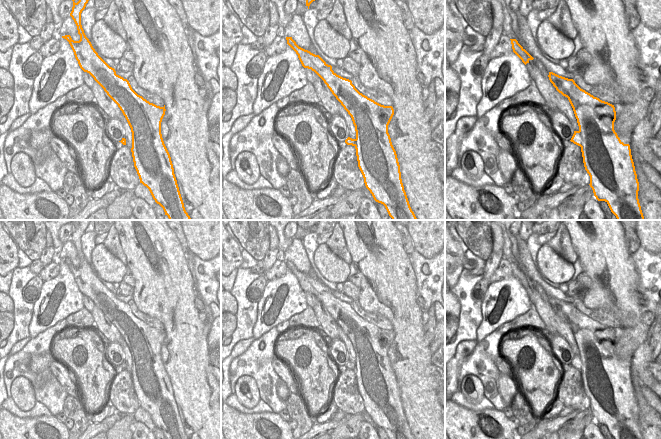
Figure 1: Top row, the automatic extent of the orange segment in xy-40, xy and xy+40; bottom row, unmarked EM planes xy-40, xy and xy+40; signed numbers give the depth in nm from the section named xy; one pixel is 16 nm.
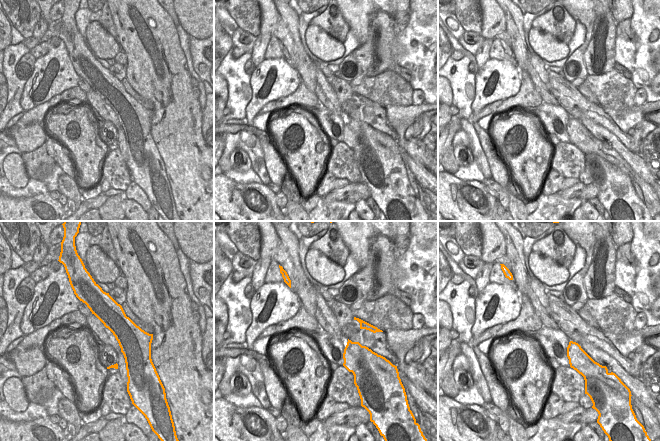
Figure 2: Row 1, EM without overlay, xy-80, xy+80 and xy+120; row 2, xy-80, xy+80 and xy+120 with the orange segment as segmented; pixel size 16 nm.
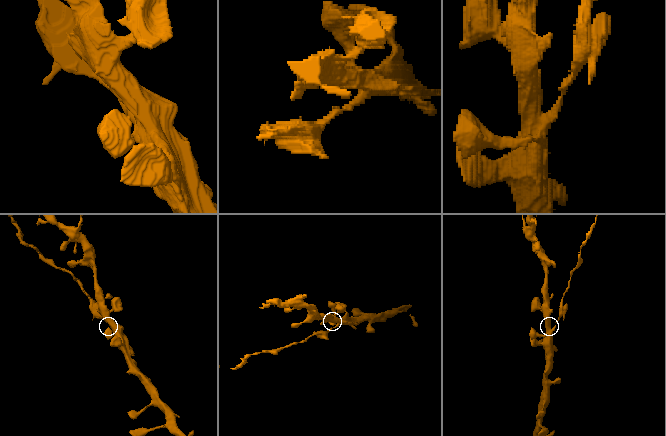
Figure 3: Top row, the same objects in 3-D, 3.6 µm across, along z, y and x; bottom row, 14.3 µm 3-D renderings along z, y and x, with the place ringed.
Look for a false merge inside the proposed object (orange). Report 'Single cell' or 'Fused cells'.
Fused cells.

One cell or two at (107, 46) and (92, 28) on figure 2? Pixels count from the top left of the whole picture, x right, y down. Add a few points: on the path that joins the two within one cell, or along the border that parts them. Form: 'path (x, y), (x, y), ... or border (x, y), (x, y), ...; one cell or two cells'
path (103, 42), (95, 32); one cell

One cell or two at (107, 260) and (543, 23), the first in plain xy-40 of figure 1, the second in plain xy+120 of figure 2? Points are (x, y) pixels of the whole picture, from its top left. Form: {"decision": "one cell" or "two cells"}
{"decision": "two cells"}

